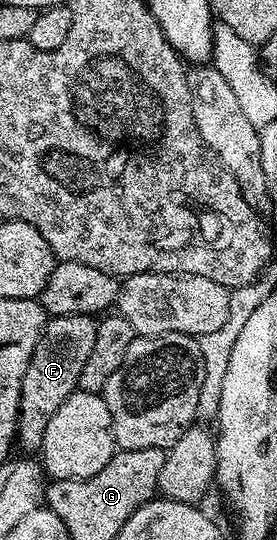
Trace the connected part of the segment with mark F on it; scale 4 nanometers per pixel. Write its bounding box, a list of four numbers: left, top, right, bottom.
[16,315,97,453]

